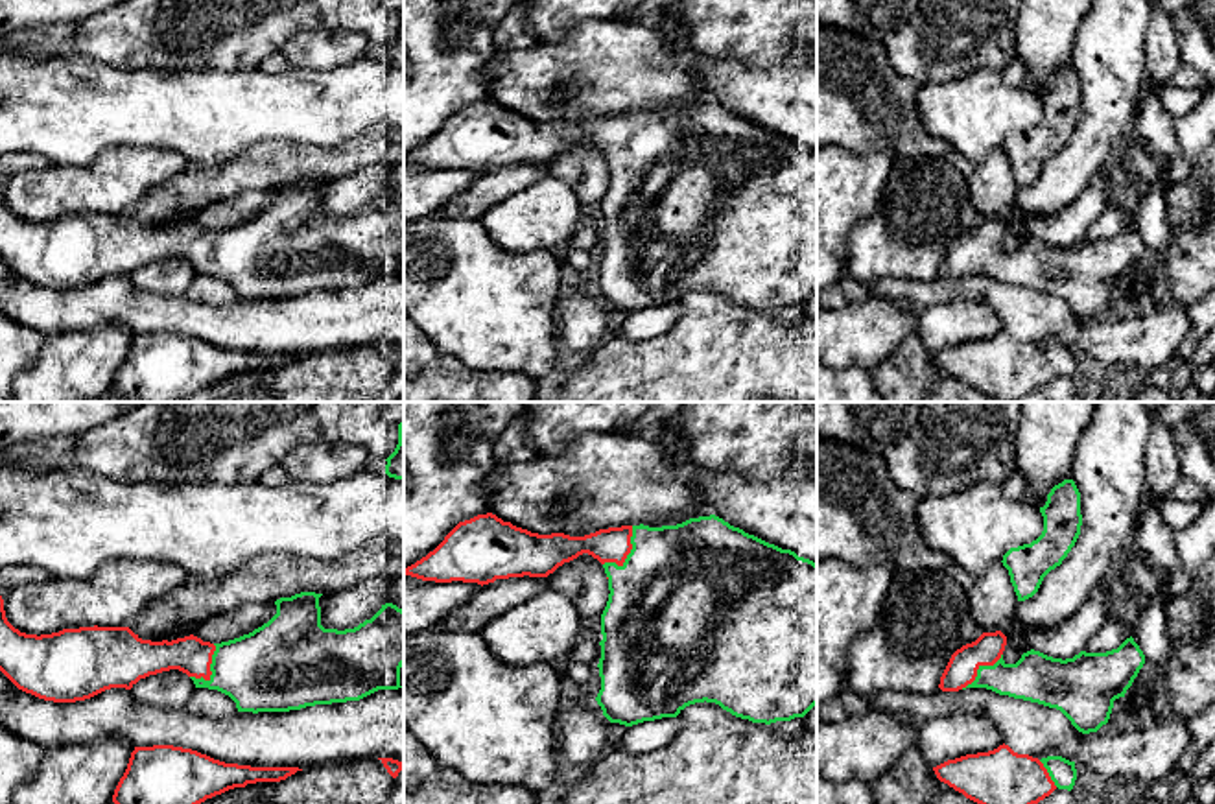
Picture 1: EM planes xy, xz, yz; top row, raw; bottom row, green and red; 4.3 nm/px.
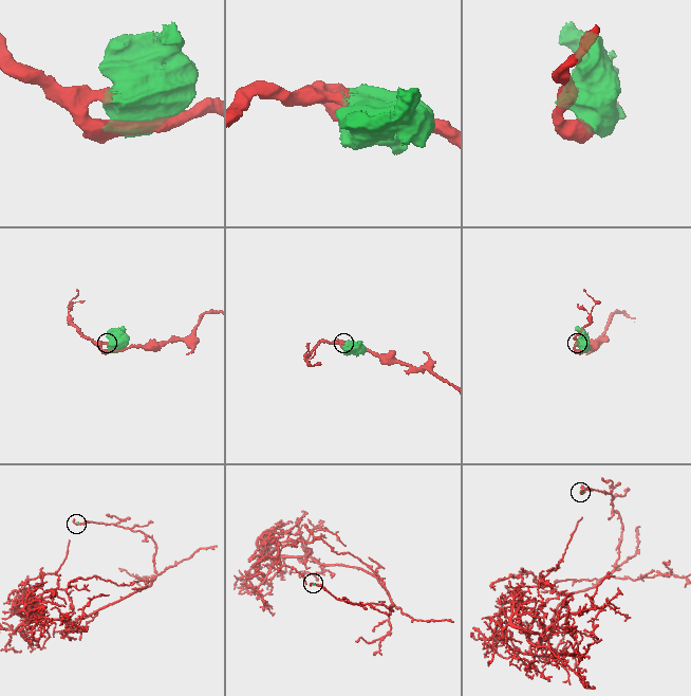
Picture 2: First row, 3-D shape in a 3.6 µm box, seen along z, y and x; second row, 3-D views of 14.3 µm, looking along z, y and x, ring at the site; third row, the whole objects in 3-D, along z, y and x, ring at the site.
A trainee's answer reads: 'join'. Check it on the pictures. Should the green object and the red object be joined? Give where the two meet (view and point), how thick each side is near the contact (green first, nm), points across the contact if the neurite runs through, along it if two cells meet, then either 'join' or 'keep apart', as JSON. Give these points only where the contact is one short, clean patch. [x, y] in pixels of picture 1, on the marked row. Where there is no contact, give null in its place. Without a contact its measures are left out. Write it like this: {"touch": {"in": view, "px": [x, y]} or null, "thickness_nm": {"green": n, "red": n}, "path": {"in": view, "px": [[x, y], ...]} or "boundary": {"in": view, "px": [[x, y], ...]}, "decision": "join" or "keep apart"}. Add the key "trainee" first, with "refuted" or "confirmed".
{"trainee": "confirmed", "touch": {"in": "xz", "px": [629, 554]}, "thickness_nm": {"green": 500, "red": 150}, "decision": "join"}

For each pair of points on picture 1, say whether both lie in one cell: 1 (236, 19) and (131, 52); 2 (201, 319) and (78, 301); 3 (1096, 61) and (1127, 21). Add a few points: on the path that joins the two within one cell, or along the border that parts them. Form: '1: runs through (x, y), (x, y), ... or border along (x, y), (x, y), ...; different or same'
1: runs through (211, 19), (187, 19), (157, 30); same
2: runs through (170, 314), (109, 305); same
3: runs through (1099, 52), (1118, 30); same

